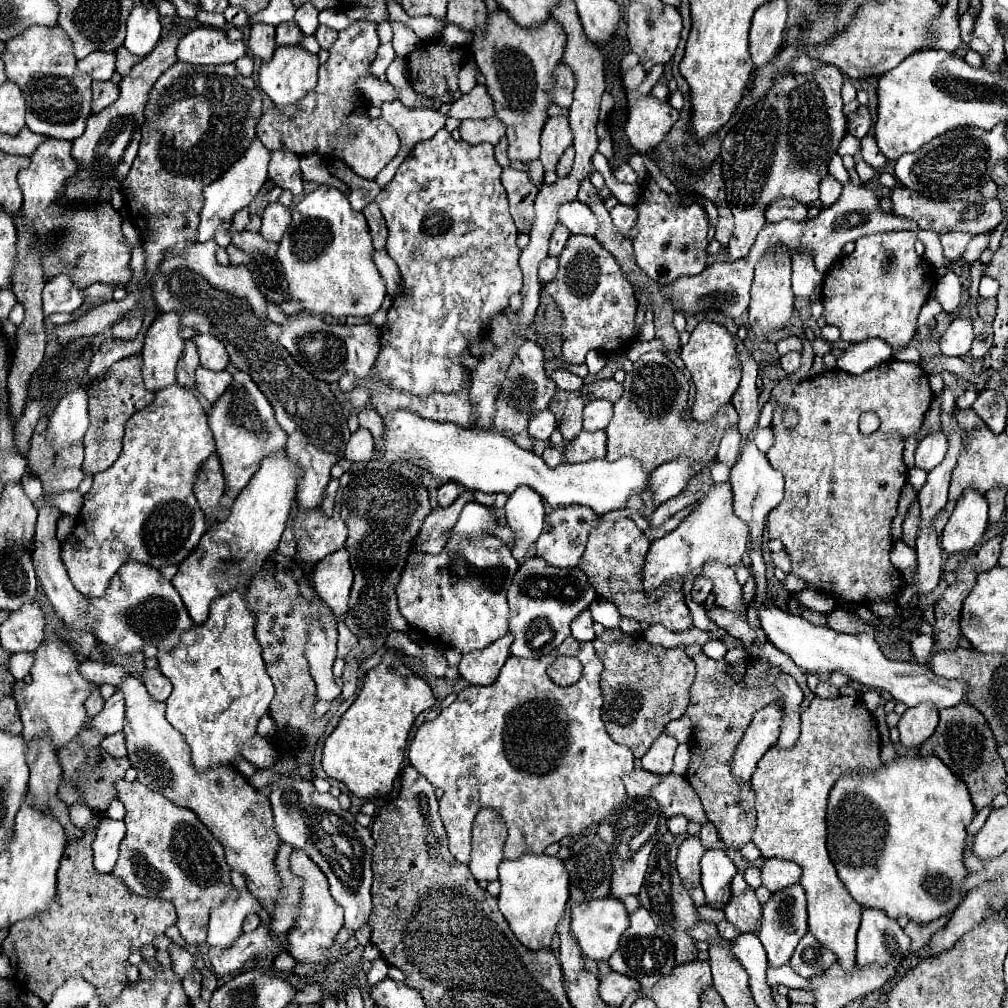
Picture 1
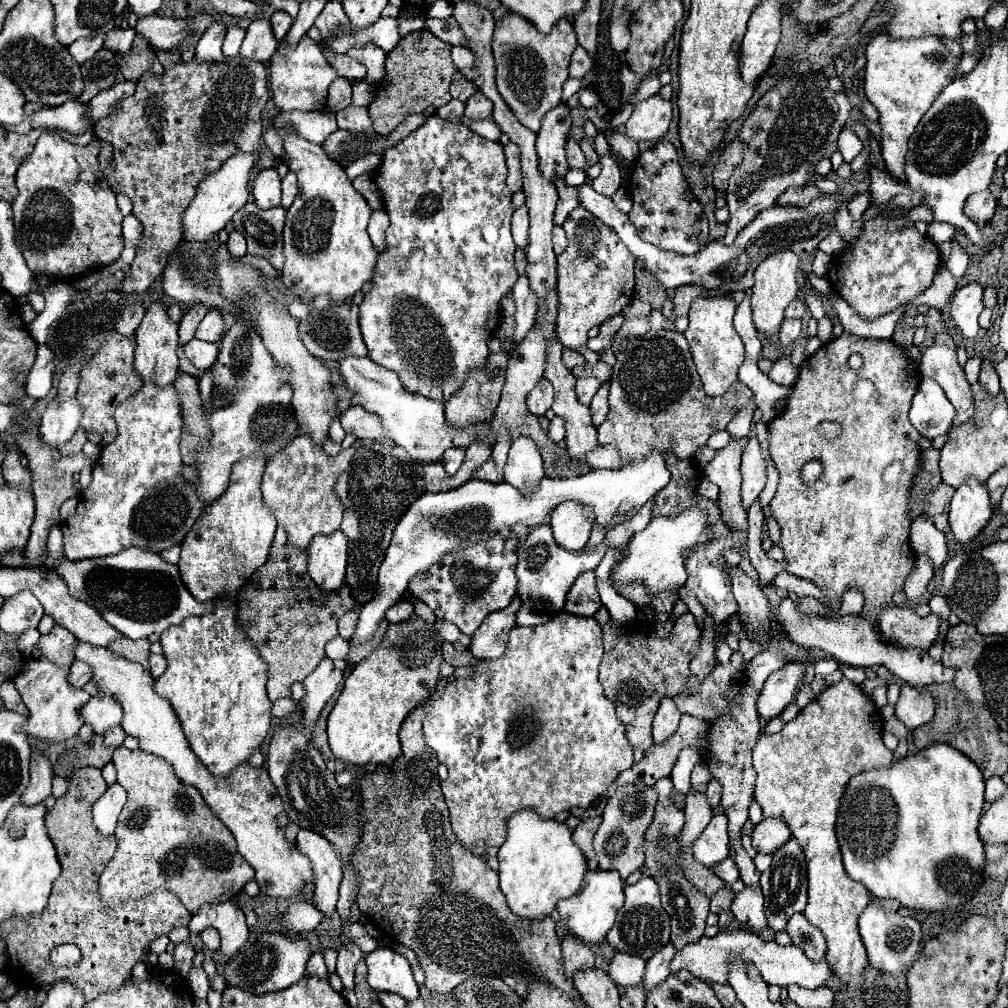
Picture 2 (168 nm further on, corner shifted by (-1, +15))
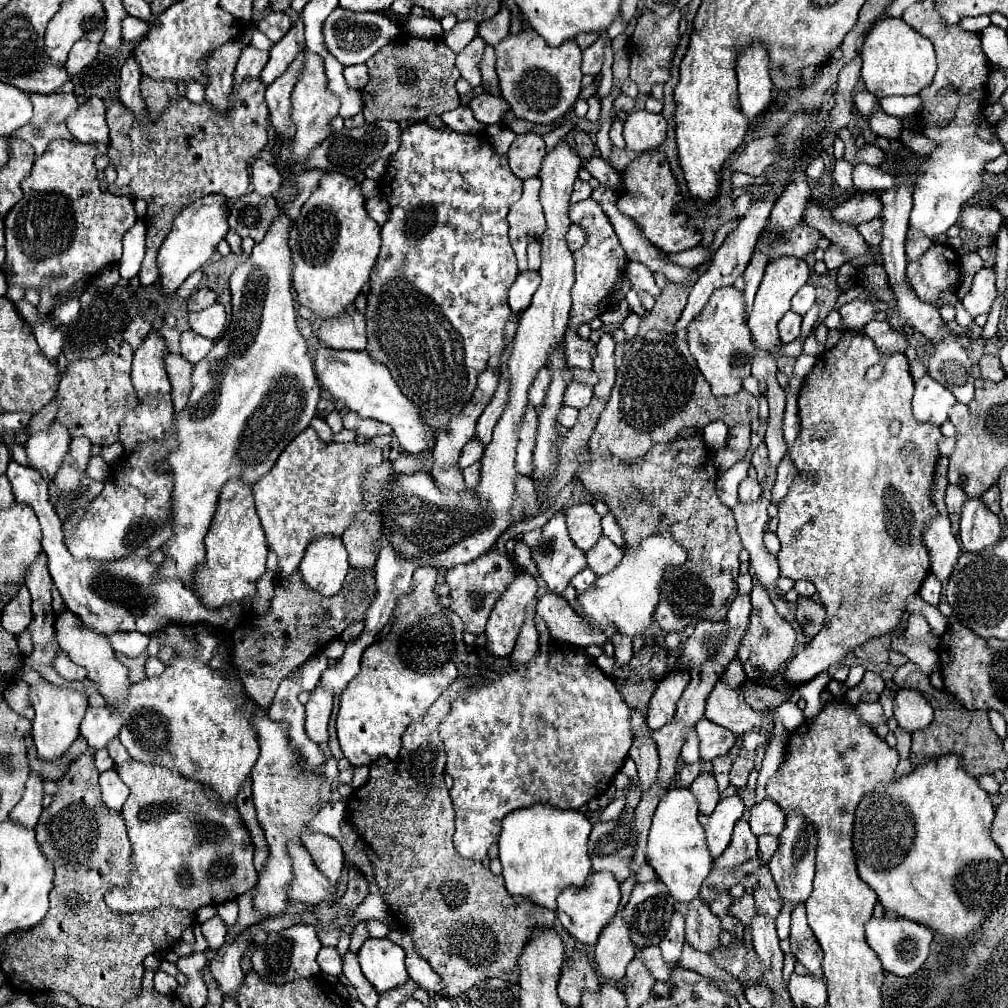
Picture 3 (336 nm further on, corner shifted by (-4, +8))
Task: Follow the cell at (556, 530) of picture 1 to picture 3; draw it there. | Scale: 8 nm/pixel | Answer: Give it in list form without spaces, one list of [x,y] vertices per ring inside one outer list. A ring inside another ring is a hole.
[[[579,503],[567,509],[567,527],[569,537],[581,551],[595,547],[601,533],[601,515],[593,509],[591,503]]]

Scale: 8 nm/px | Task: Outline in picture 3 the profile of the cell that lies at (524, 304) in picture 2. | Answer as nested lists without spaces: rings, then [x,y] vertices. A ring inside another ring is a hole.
[[[525,271],[517,273],[513,285],[507,291],[509,305],[513,313],[521,313],[527,309],[527,303],[531,303],[531,295],[535,293],[535,287],[539,287],[539,273],[537,271]]]

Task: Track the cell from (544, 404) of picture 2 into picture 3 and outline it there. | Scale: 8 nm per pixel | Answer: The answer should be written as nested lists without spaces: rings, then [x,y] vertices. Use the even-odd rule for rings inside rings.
[[[541,367],[539,373],[535,375],[531,387],[529,387],[529,401],[531,401],[535,407],[543,405],[543,399],[545,399],[547,387],[549,387],[549,381],[551,381],[551,373],[547,371],[547,367]]]

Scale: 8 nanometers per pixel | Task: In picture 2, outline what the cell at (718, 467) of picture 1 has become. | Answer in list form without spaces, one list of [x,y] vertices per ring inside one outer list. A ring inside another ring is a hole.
[[[722,430],[722,432],[716,432],[712,438],[708,438],[706,446],[712,450],[720,450],[720,448],[724,448],[724,444],[728,444],[728,440],[730,440],[730,434],[726,430]]]

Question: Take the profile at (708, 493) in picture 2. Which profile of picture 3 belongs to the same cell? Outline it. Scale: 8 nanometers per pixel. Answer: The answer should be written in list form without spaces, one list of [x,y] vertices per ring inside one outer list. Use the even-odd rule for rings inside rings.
[[[739,461],[735,463],[731,469],[723,471],[721,477],[717,479],[717,493],[719,493],[719,499],[727,505],[727,507],[735,507],[735,503],[739,503],[737,499],[737,487],[739,483],[747,477],[747,463],[745,461]]]

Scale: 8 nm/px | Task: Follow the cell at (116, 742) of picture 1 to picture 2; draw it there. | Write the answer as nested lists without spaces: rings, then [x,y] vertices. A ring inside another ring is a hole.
[[[114,726],[104,734],[104,744],[112,746],[112,748],[118,748],[118,746],[122,746],[124,738],[126,738],[126,732],[120,726]]]

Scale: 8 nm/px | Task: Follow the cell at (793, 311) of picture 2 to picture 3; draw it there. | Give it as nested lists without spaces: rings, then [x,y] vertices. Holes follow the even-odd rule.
[[[803,285],[797,293],[795,293],[795,297],[793,297],[793,301],[791,301],[791,309],[795,311],[795,313],[799,313],[799,315],[805,315],[809,309],[811,309],[811,305],[815,303],[815,287],[813,285]]]

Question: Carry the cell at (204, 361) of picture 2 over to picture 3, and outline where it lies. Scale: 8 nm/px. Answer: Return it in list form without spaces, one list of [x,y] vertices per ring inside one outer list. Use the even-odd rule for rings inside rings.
[[[187,329],[187,331],[181,333],[179,347],[181,347],[181,355],[195,365],[195,363],[199,363],[199,361],[207,355],[207,351],[213,347],[213,341],[207,339],[207,337],[203,337],[203,335],[197,335],[197,333],[191,331],[191,329]]]

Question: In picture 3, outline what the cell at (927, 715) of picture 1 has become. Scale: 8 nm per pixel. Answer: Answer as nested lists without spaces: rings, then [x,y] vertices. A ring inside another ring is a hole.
[[[899,689],[895,695],[895,707],[893,715],[901,729],[913,733],[919,729],[925,729],[933,719],[933,707],[927,703],[927,699],[913,691],[913,689]]]

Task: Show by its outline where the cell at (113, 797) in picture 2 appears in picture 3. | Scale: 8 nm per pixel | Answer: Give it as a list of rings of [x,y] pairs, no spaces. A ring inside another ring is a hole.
[[[107,769],[101,773],[99,787],[101,787],[101,795],[103,795],[105,805],[113,811],[121,811],[127,795],[129,795],[129,787],[121,781],[121,777],[117,775],[115,769]]]

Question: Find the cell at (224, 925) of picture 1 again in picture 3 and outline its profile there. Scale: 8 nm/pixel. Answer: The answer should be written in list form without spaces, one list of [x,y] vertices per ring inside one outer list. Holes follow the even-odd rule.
[[[237,941],[237,943],[227,943],[223,949],[217,951],[217,957],[211,961],[211,973],[217,979],[221,991],[225,997],[237,1001],[241,987],[245,985],[245,975],[241,971],[241,955],[249,943]]]

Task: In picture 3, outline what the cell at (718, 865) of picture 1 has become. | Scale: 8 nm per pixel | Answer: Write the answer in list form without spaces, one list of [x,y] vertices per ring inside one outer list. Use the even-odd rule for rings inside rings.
[[[739,795],[723,797],[711,815],[699,815],[699,823],[705,827],[707,845],[713,857],[719,857],[731,841],[733,825],[743,817],[743,801]]]

